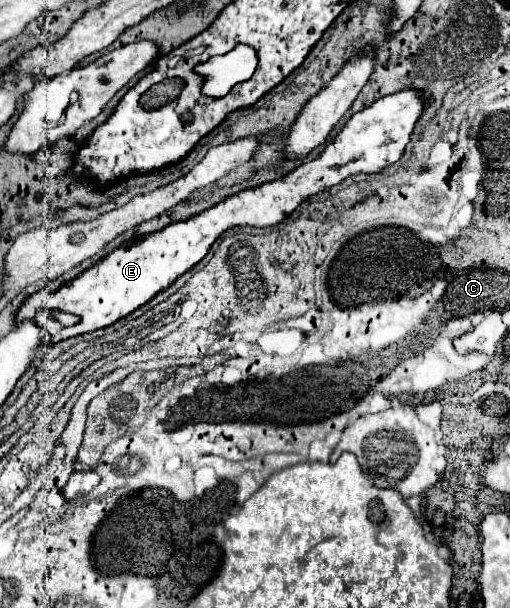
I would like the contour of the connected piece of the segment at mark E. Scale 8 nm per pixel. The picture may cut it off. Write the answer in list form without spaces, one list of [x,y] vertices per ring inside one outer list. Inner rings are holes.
[[[419,88],[401,90],[401,92],[395,92],[391,96],[377,100],[369,108],[353,114],[351,120],[343,126],[343,130],[335,136],[335,140],[313,162],[305,162],[297,166],[293,172],[289,172],[287,176],[277,178],[273,182],[265,182],[255,188],[245,188],[239,194],[225,198],[217,206],[211,206],[191,216],[189,220],[173,222],[165,226],[163,230],[157,230],[143,238],[123,242],[115,252],[111,252],[101,262],[97,262],[95,266],[79,274],[73,282],[65,284],[55,294],[37,292],[31,298],[27,298],[27,302],[17,312],[17,320],[37,318],[37,322],[45,328],[53,344],[59,340],[77,336],[77,334],[93,332],[109,324],[115,324],[119,318],[131,314],[133,310],[149,302],[157,292],[169,288],[181,274],[185,274],[189,268],[201,262],[205,254],[209,252],[211,244],[229,228],[275,226],[283,222],[309,196],[319,194],[321,190],[333,188],[349,176],[377,174],[385,170],[387,166],[395,164],[403,156],[405,146],[411,140],[413,126],[421,118],[425,104],[427,104],[427,98],[423,90]],[[55,308],[81,316],[79,324],[71,328],[63,328],[61,324],[57,324],[51,318],[51,314],[45,312],[45,310],[55,310]]]

